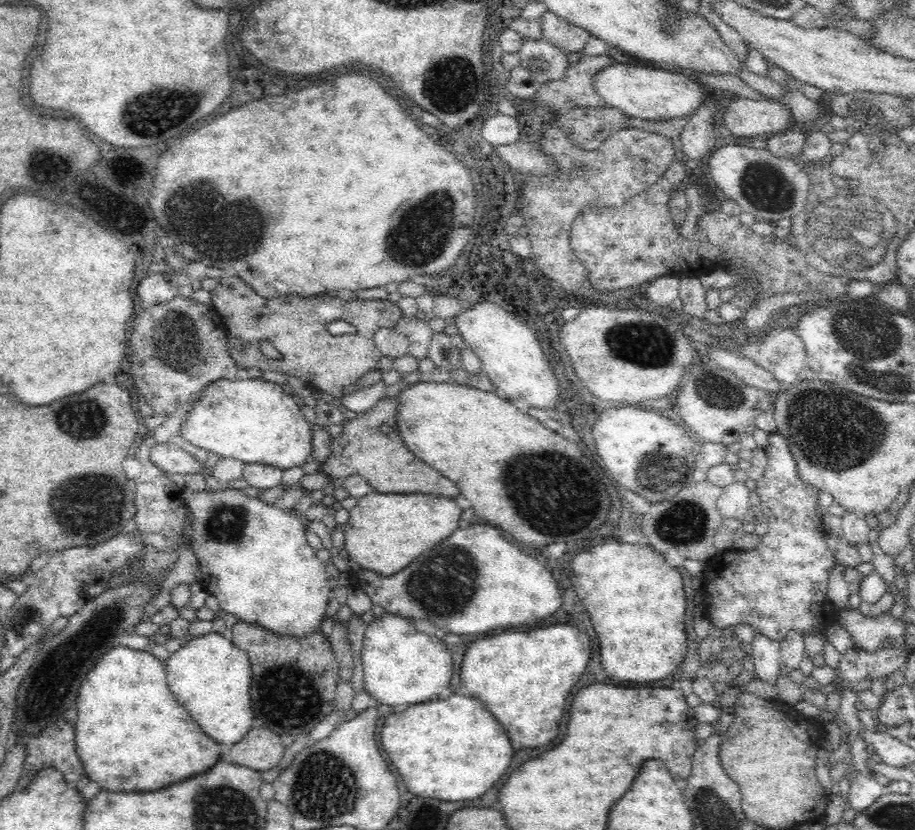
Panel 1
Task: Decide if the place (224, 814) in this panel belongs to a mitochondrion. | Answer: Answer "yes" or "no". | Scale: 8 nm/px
yes

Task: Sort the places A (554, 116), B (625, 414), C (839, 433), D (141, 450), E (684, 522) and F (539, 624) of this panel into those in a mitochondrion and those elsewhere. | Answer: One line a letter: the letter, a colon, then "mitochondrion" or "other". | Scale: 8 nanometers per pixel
A: other
B: other
C: mitochondrion
D: other
E: mitochondrion
F: other

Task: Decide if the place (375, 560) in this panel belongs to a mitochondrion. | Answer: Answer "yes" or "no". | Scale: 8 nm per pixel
no

